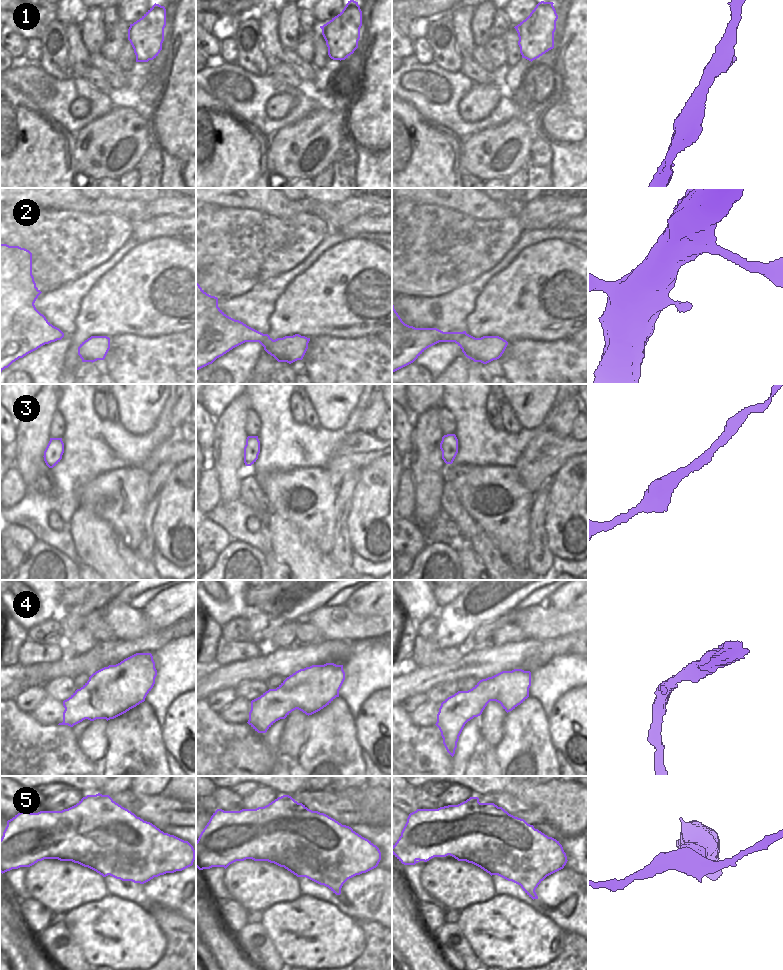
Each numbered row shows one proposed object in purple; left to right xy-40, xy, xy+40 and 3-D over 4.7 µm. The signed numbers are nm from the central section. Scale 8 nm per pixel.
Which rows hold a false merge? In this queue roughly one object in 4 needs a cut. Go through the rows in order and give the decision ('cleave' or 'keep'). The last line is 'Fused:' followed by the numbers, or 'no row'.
1: keep
2: keep
3: keep
4: keep
5: cleave
Fused: 5

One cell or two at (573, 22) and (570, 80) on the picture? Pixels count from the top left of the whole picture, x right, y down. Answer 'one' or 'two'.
one

